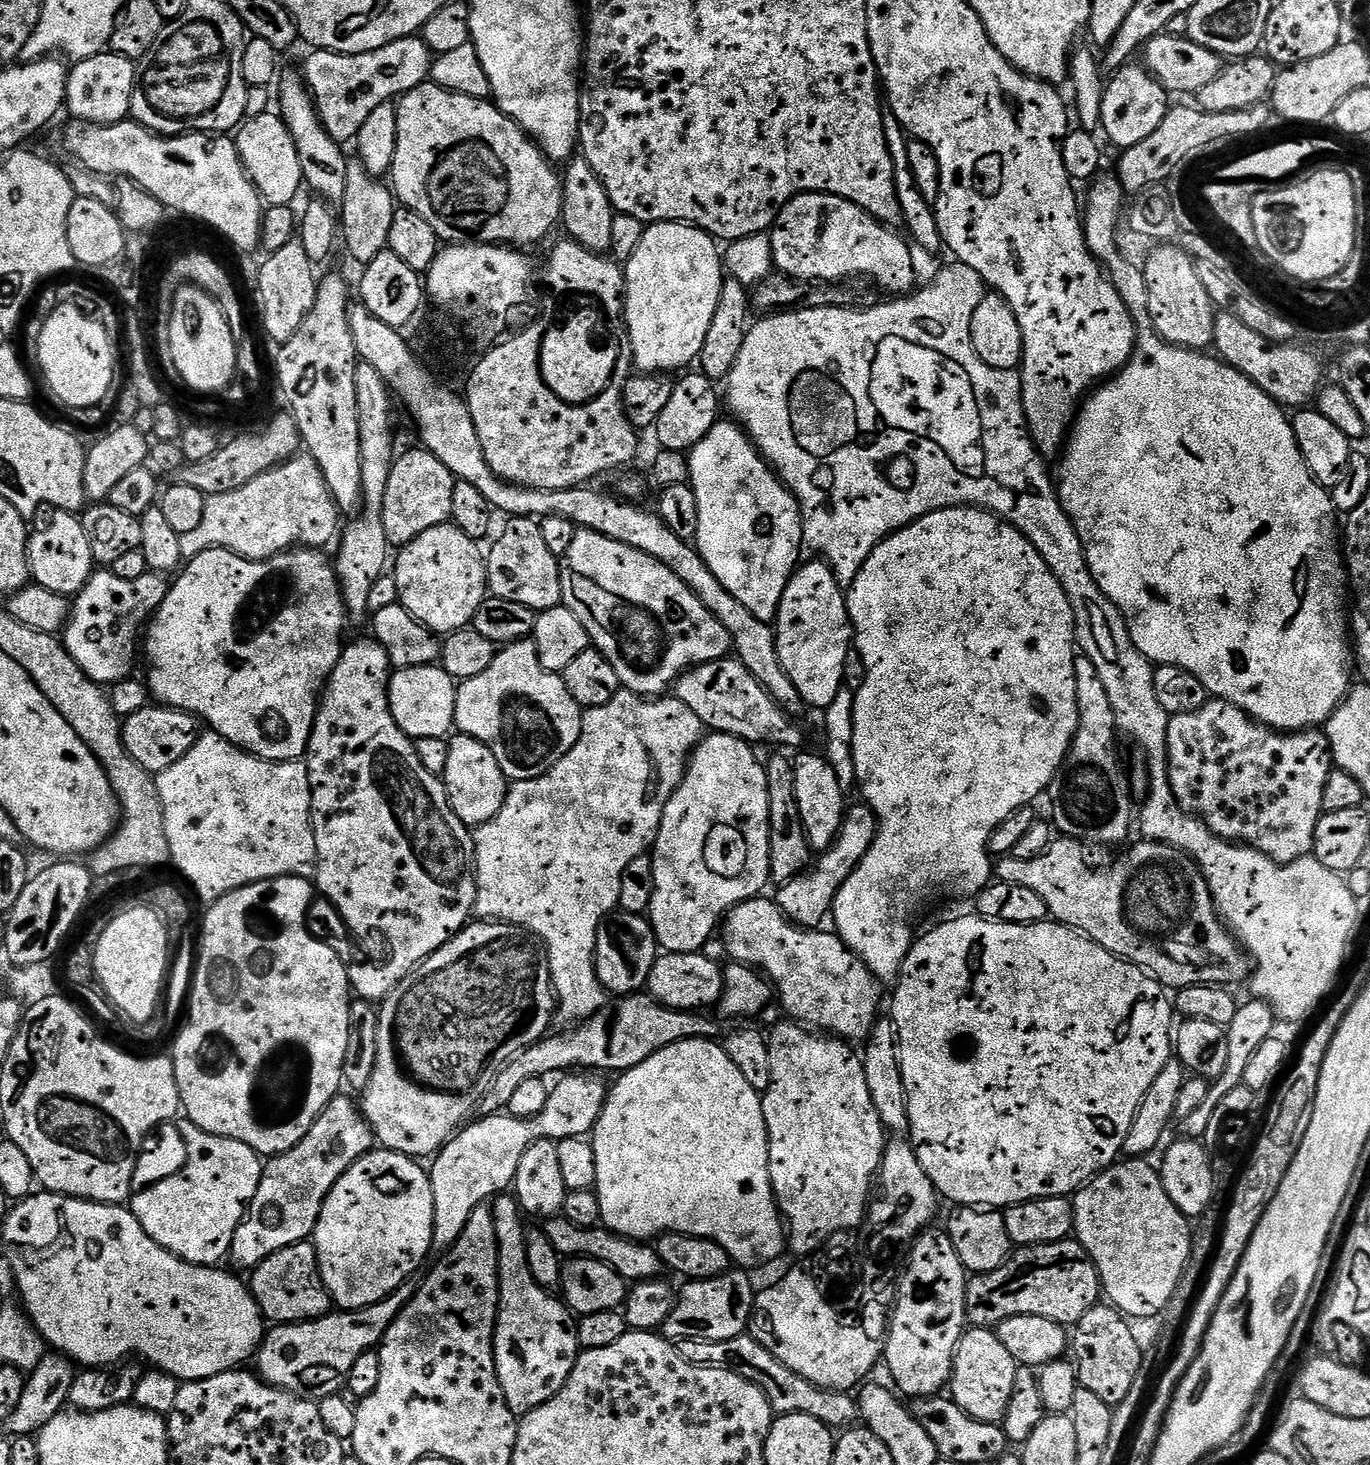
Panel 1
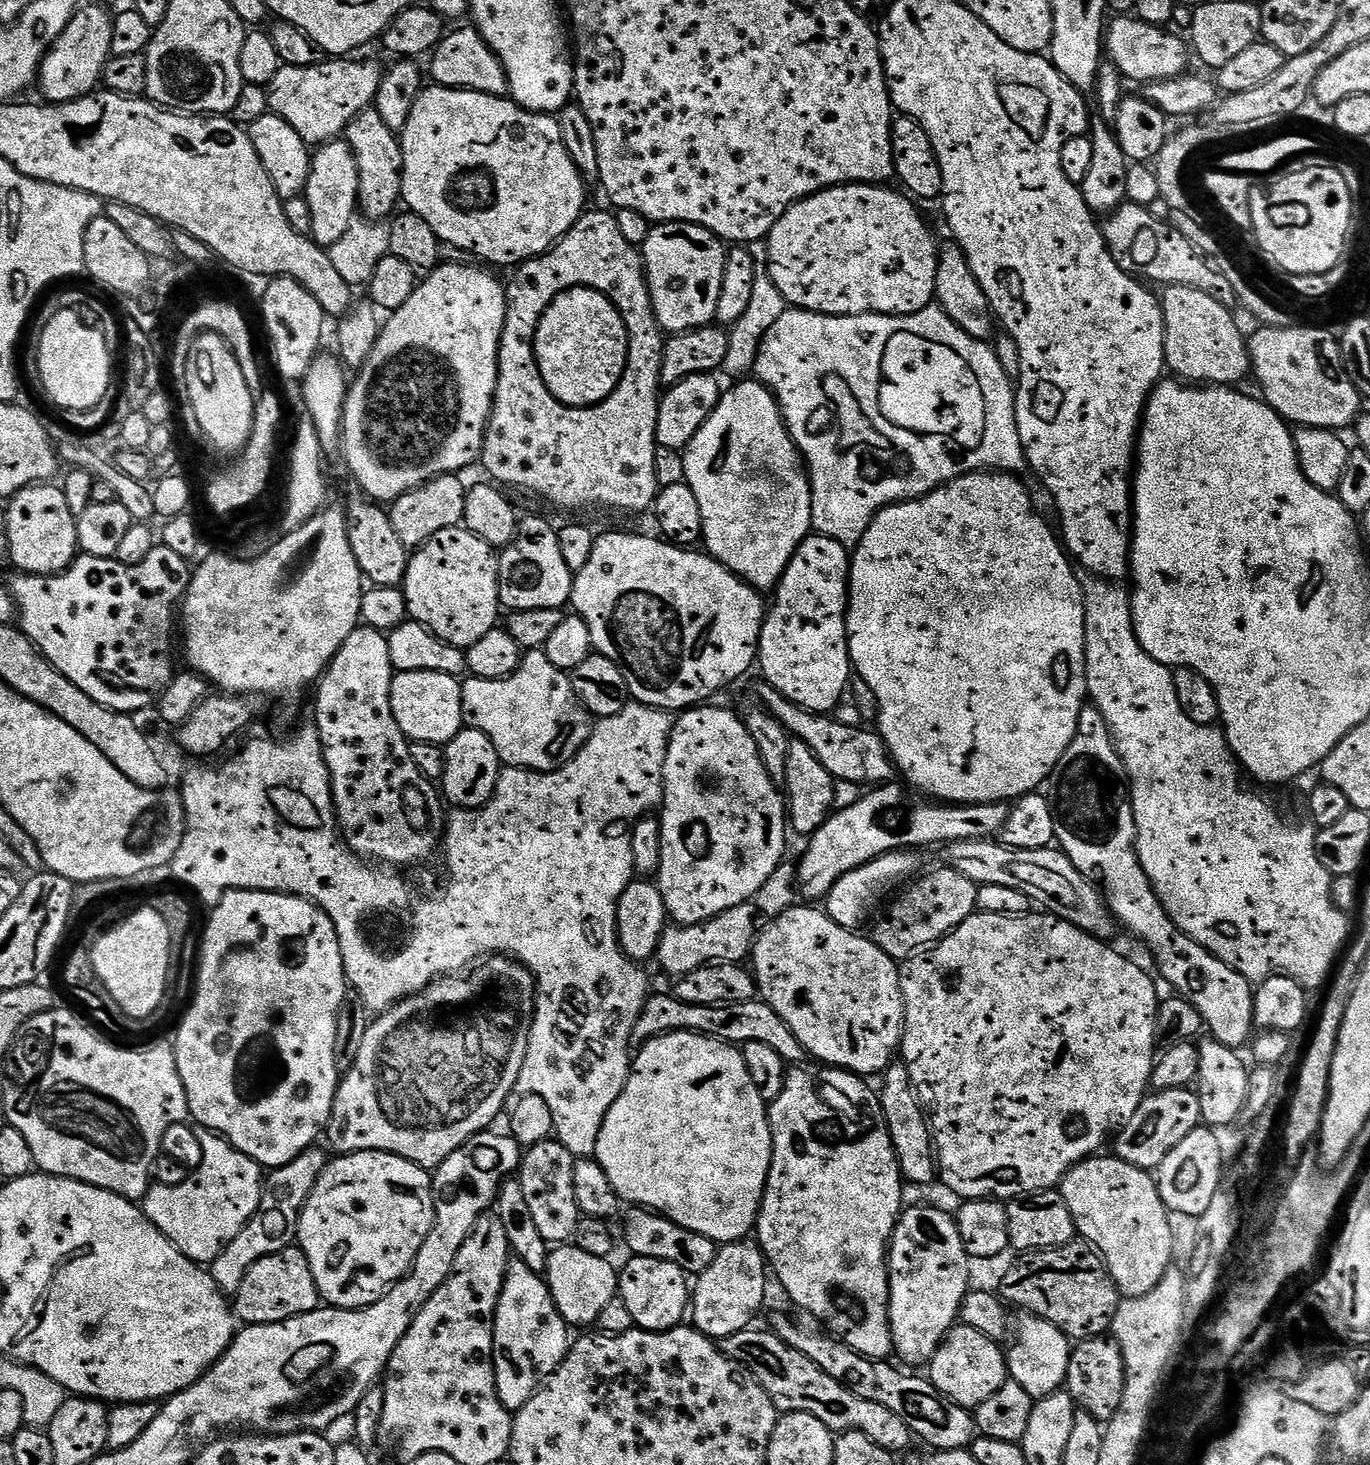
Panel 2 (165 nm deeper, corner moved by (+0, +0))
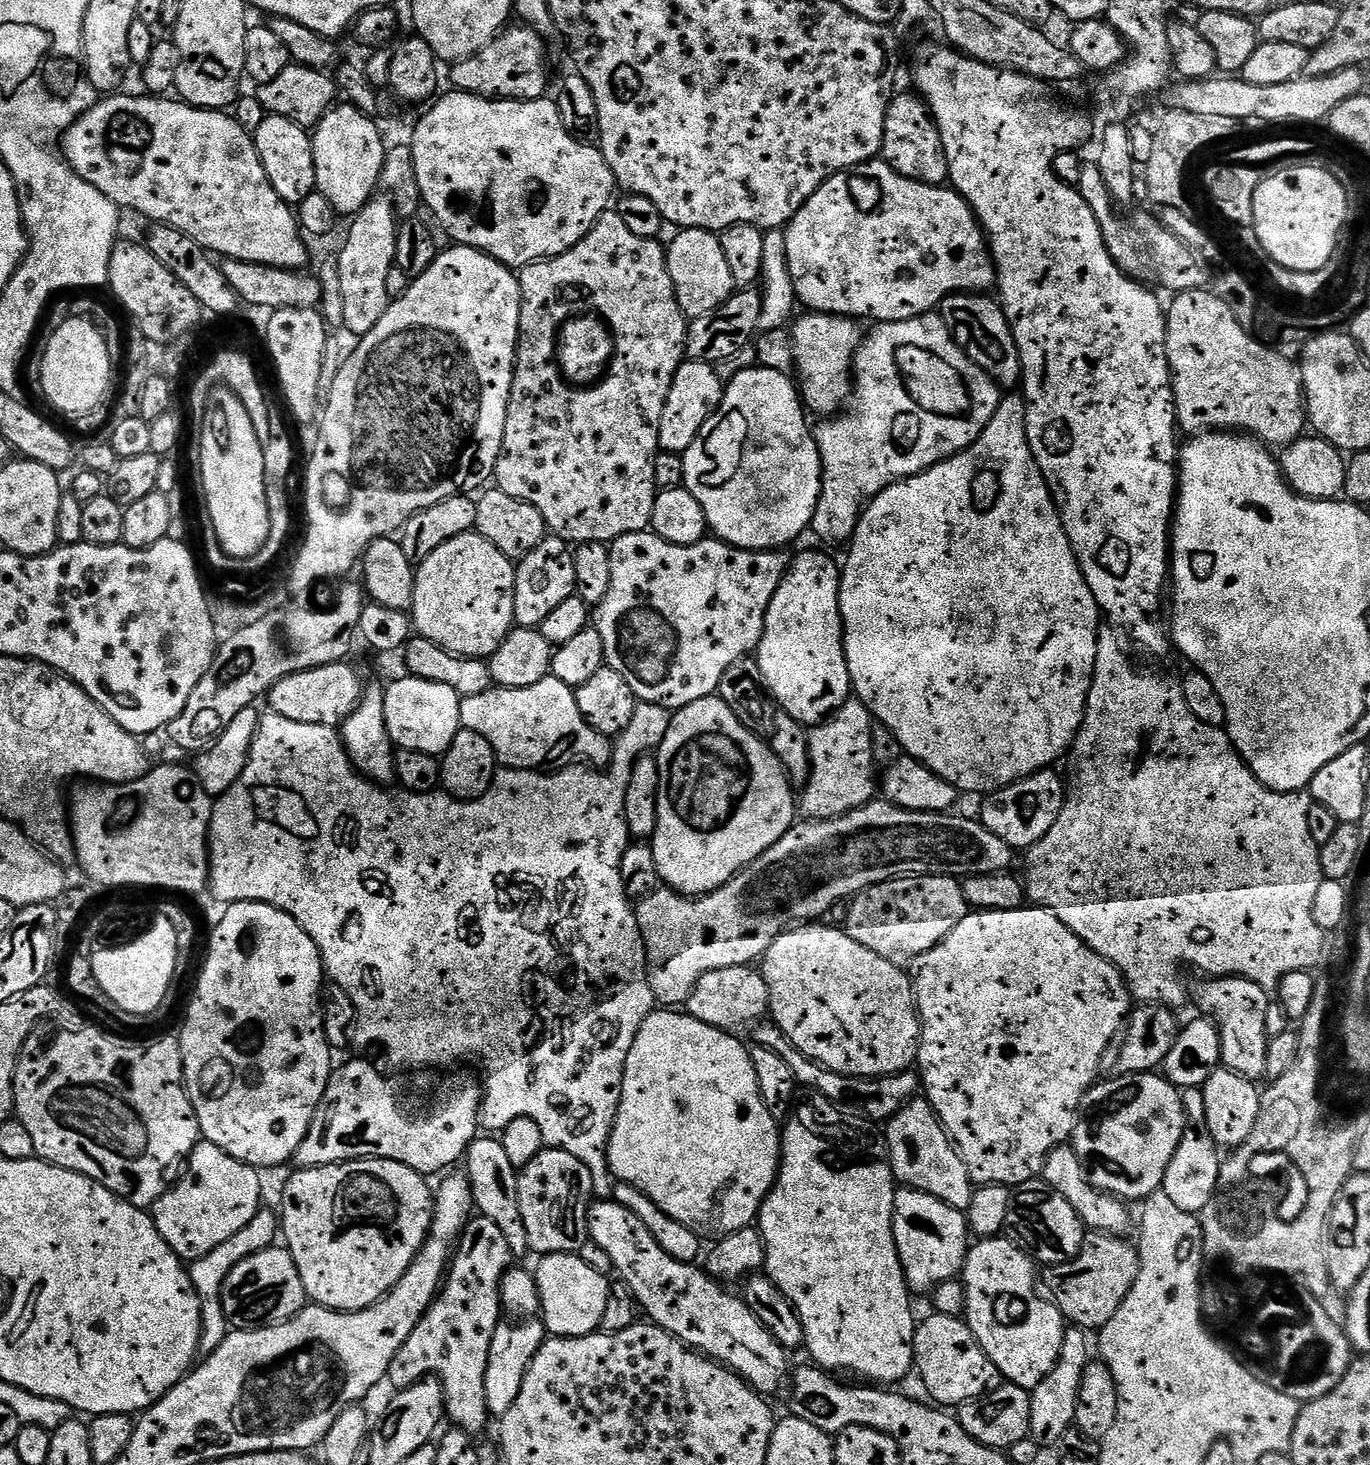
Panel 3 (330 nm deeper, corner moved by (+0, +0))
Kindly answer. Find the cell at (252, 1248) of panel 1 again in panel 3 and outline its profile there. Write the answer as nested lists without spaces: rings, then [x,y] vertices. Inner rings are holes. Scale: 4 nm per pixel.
[[[261,1210],[256,1213],[256,1217],[250,1223],[242,1226],[242,1230],[238,1230],[238,1234],[234,1234],[234,1238],[226,1238],[226,1242],[222,1242],[222,1246],[218,1246],[214,1250],[210,1250],[210,1254],[191,1261],[190,1275],[192,1284],[196,1287],[198,1295],[200,1295],[199,1355],[201,1357],[214,1354],[214,1350],[218,1350],[218,1346],[222,1346],[222,1342],[230,1331],[230,1325],[224,1313],[222,1298],[220,1297],[230,1270],[234,1270],[234,1266],[238,1266],[238,1262],[242,1262],[262,1250],[273,1247],[277,1243],[281,1232],[281,1217],[277,1213],[275,1216],[272,1212]]]

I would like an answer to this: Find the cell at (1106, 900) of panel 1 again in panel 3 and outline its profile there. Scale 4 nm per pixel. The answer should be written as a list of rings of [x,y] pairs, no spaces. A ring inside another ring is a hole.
[[[883,798],[873,799],[872,803],[864,805],[863,808],[856,808],[853,812],[848,812],[844,816],[839,816],[833,820],[810,820],[807,822],[793,823],[792,829],[785,834],[780,841],[770,850],[766,850],[759,856],[753,864],[743,868],[726,886],[714,890],[705,896],[682,896],[678,892],[672,891],[667,886],[661,886],[650,896],[645,896],[639,901],[635,909],[636,921],[640,927],[640,933],[644,939],[644,949],[648,955],[648,981],[650,990],[656,996],[656,1004],[660,1006],[680,1006],[687,1001],[688,996],[694,990],[694,986],[702,978],[702,974],[710,974],[710,970],[726,970],[730,966],[742,966],[743,964],[752,966],[763,957],[769,946],[774,943],[784,932],[793,926],[803,925],[805,922],[816,922],[824,916],[832,907],[836,900],[847,901],[858,892],[863,892],[865,888],[875,884],[885,884],[887,880],[901,880],[903,876],[954,876],[957,878],[967,878],[969,876],[998,876],[1009,871],[1012,864],[1012,849],[1002,838],[997,838],[995,834],[990,834],[986,826],[981,824],[979,819],[967,820],[964,816],[957,814],[945,814],[942,812],[911,812],[905,808],[900,808],[896,804],[890,804]]]

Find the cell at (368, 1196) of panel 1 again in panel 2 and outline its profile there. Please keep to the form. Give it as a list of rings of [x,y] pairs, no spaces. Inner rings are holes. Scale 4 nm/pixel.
[[[389,1152],[337,1155],[318,1178],[300,1212],[298,1247],[310,1262],[321,1301],[334,1308],[368,1308],[408,1275],[422,1242],[436,1223],[429,1169]]]

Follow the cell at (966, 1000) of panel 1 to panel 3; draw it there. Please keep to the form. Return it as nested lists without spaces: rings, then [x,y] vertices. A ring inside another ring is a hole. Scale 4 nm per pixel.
[[[1025,906],[1023,908],[1015,908],[1014,910],[1002,910],[1001,912],[982,912],[979,910],[969,911],[968,915],[962,918],[962,922],[958,922],[958,926],[950,933],[950,935],[943,940],[938,946],[934,946],[934,950],[930,950],[926,955],[919,957],[918,965],[920,969],[917,970],[916,976],[914,972],[914,987],[916,989],[916,1007],[920,1010],[922,1019],[922,1049],[918,1057],[918,1068],[922,1073],[922,1088],[926,1093],[926,1099],[932,1105],[932,1109],[940,1118],[940,1123],[943,1124],[949,1136],[952,1137],[953,1144],[960,1149],[961,1156],[964,1157],[968,1173],[972,1175],[973,1181],[977,1185],[983,1186],[986,1184],[1002,1184],[1005,1186],[1028,1186],[1033,1183],[1032,1180],[1043,1173],[1044,1167],[1048,1164],[1048,1157],[1056,1151],[1057,1148],[1067,1145],[1073,1139],[1076,1125],[1078,1123],[1078,1115],[1076,1111],[1080,1108],[1080,1103],[1085,1103],[1089,1090],[1097,1083],[1098,1077],[1096,1075],[1100,1072],[1100,1063],[1104,1060],[1104,1055],[1108,1052],[1108,1047],[1112,1044],[1112,1039],[1121,1035],[1122,1029],[1125,1027],[1126,1021],[1129,1019],[1130,1013],[1134,1008],[1134,997],[1130,991],[1130,985],[1125,980],[1124,975],[1120,969],[1113,966],[1106,958],[1102,958],[1094,950],[1090,950],[1086,946],[1084,940],[1078,938],[1078,934],[1074,934],[1074,930],[1070,930],[1064,925],[1057,916],[1048,908],[1037,908],[1035,906]]]

